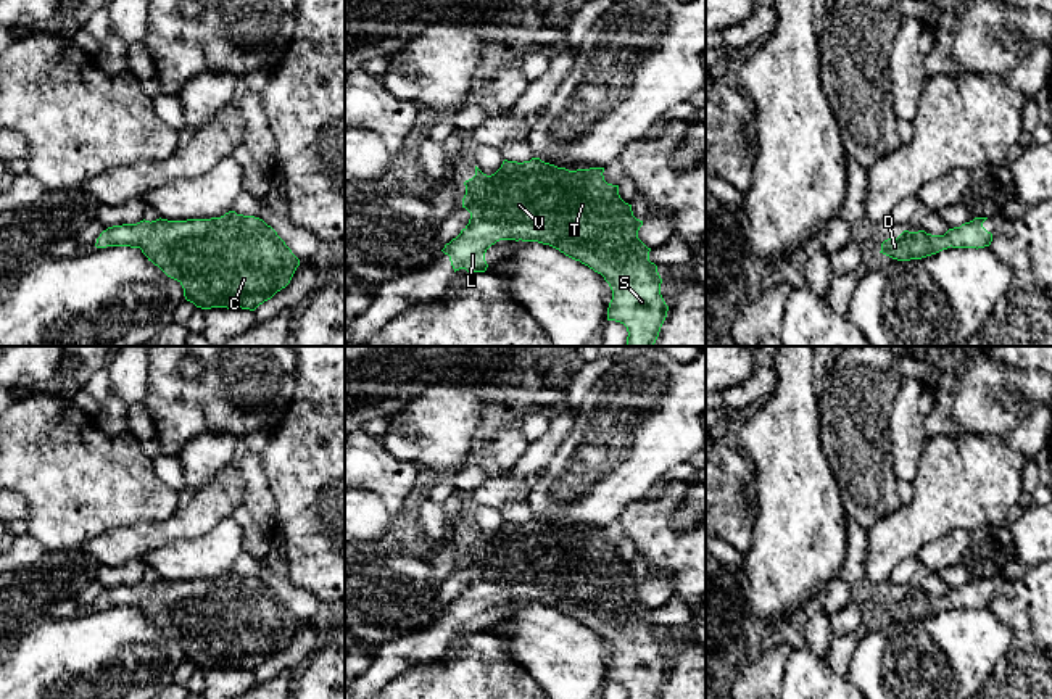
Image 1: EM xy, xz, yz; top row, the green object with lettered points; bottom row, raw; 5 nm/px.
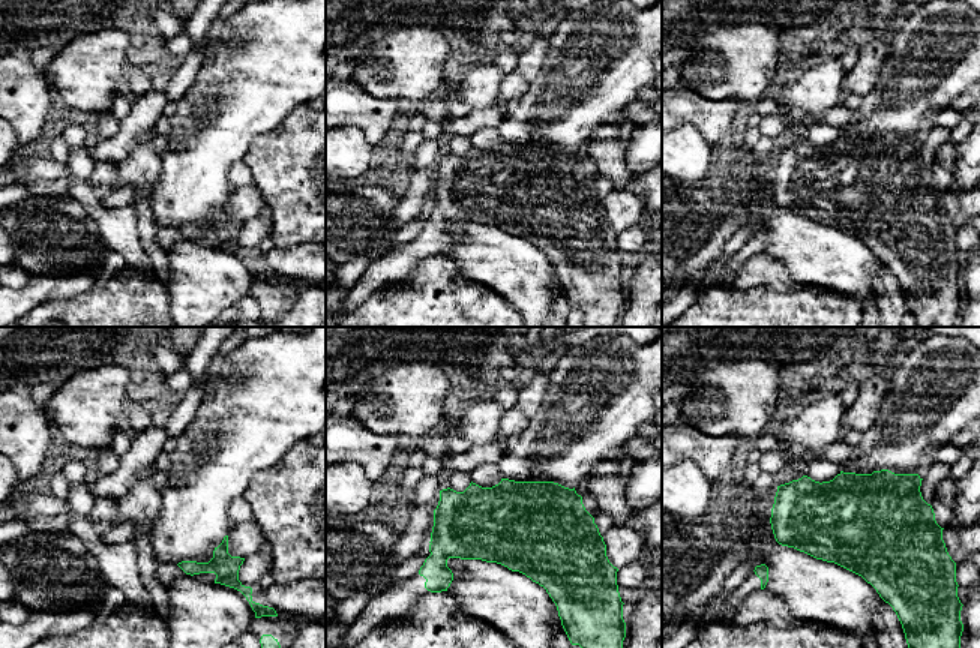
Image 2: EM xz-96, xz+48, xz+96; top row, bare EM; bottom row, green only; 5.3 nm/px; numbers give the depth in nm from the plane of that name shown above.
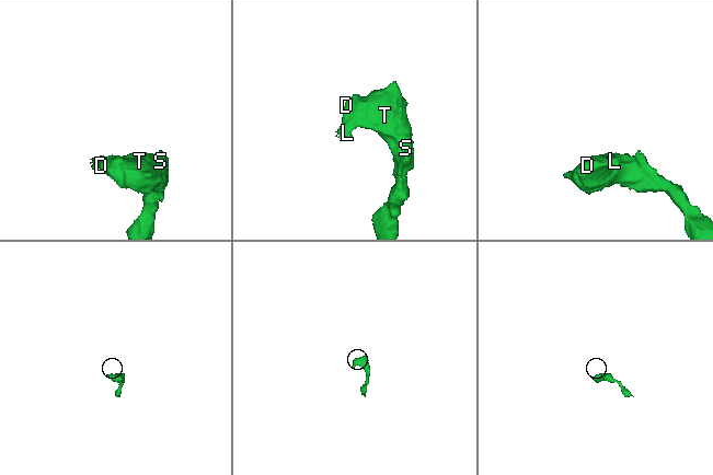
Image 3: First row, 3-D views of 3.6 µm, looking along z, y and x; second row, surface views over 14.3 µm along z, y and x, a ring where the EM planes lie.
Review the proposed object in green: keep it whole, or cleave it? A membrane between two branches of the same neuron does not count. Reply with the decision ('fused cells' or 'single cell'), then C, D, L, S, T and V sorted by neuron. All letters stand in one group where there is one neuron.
single cell | C D L S T V

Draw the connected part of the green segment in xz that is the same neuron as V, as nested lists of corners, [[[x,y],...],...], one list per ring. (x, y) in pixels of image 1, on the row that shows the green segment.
[[[540,158],[524,163],[504,159],[501,168],[491,176],[483,174],[475,166],[475,176],[464,182],[462,208],[470,213],[469,224],[441,251],[449,256],[454,272],[466,269],[469,274],[474,274],[487,271],[485,253],[499,240],[549,245],[604,277],[612,290],[607,321],[615,321],[627,327],[627,346],[654,346],[669,311],[661,295],[662,279],[657,266],[649,261],[651,248],[638,238],[643,221],[633,216],[632,205],[625,203],[619,195],[619,185],[607,184],[603,172],[604,168],[569,171]]]

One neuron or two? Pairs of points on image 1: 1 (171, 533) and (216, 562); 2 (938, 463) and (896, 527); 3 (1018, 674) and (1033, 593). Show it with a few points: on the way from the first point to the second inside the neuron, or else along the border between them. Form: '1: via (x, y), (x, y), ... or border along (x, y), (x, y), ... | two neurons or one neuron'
1: border along (216, 525), (192, 538), (165, 541), (145, 554) | two neurons
2: via (938, 479), (938, 488), (912, 514) | one neuron
3: via (1035, 654), (1035, 612) | one neuron

